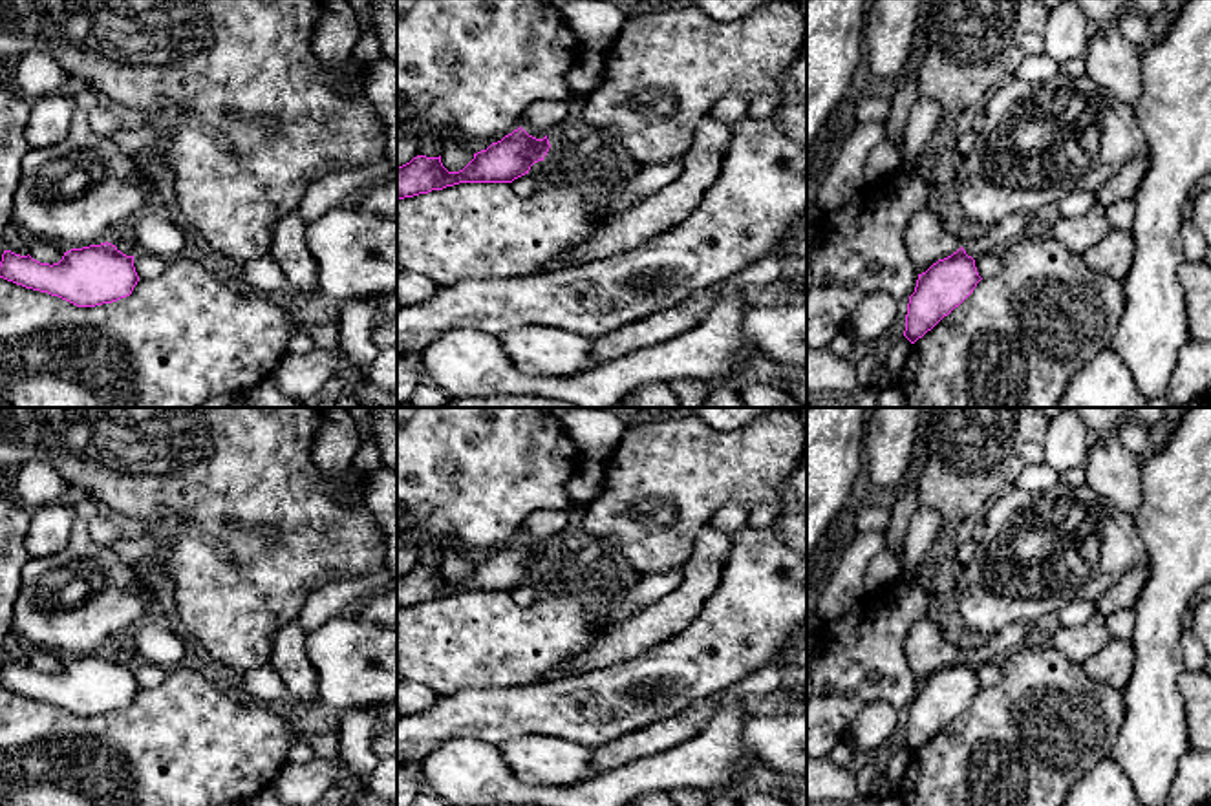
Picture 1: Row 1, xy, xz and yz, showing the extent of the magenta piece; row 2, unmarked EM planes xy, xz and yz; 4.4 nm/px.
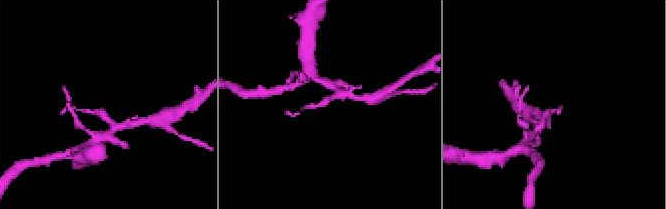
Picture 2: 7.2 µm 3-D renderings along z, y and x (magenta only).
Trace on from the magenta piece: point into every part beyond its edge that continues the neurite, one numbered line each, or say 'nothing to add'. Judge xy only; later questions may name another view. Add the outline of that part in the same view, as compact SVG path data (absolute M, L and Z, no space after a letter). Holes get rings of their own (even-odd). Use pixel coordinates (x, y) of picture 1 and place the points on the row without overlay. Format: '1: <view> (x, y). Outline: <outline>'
nothing to add

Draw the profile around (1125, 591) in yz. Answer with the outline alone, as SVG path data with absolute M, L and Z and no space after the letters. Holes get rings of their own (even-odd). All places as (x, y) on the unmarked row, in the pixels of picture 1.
M1141 563L1136 568L1123 574L1112 587L1109 587L1096 599L1096 612L1103 618L1109 618L1116 610L1132 609L1141 594L1147 576L1147 563Z

